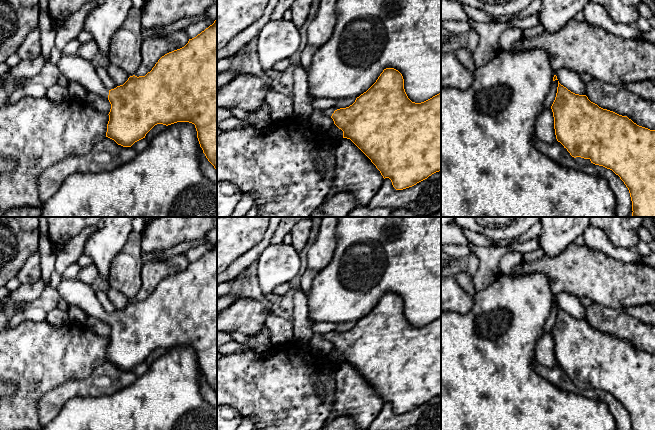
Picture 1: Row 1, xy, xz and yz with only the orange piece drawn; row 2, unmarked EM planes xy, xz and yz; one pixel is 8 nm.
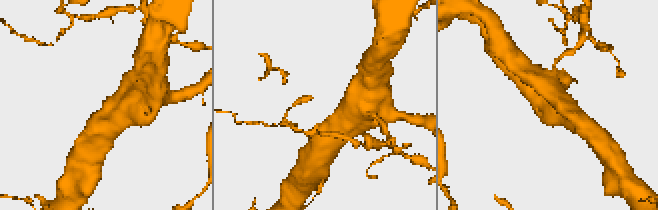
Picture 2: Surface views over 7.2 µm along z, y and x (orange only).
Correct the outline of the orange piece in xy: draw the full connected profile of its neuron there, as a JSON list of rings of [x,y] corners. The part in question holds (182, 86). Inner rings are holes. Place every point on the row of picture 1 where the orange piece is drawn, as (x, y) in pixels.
[[[217,20],[196,37],[189,39],[184,47],[162,56],[145,76],[130,76],[123,85],[111,90],[103,85],[91,61],[78,55],[62,53],[57,66],[68,81],[79,83],[88,92],[99,94],[109,100],[111,109],[108,114],[106,137],[118,145],[131,147],[135,142],[145,138],[157,124],[168,126],[177,122],[189,122],[195,125],[200,147],[217,170]]]

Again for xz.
[[[386,68],[380,74],[376,82],[363,94],[356,98],[355,102],[346,108],[338,109],[335,106],[324,109],[323,113],[333,119],[334,124],[343,131],[343,138],[350,139],[376,166],[383,178],[389,178],[396,190],[403,190],[416,185],[427,179],[432,174],[441,171],[441,93],[421,102],[412,102],[404,89],[404,79],[402,74],[394,68]]]

